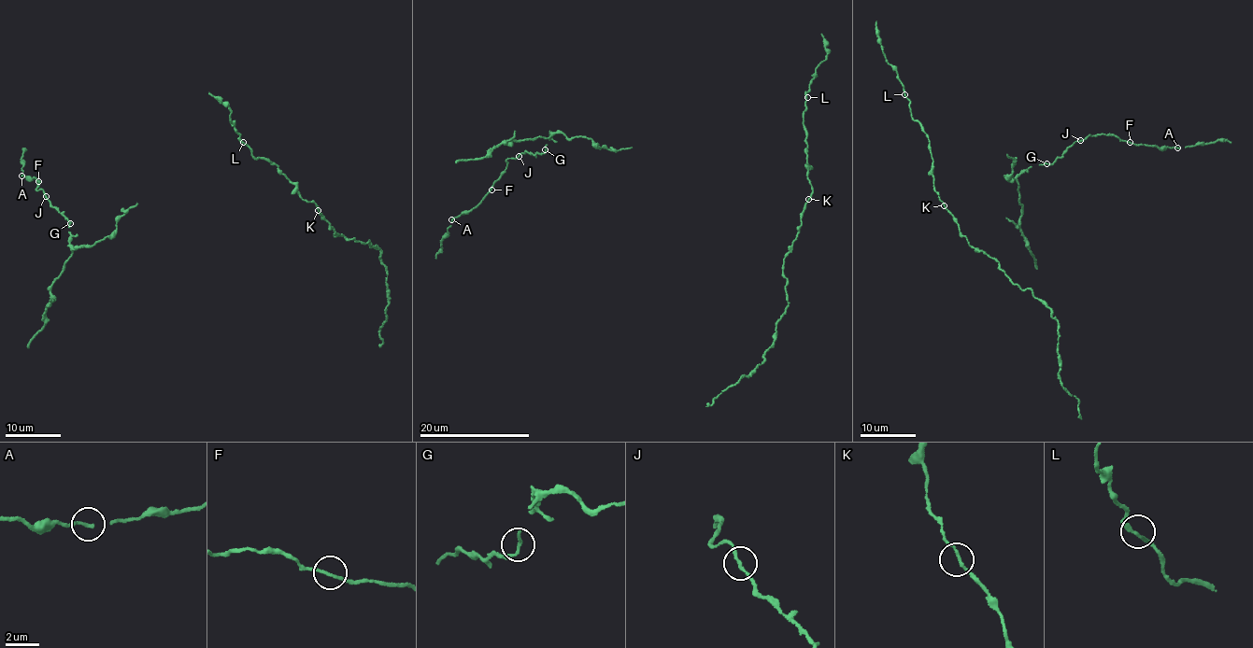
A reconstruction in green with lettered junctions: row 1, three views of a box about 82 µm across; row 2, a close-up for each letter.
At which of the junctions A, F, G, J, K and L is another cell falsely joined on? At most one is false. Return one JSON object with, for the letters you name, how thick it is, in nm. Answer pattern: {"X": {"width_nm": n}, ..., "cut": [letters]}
{"cut": []}

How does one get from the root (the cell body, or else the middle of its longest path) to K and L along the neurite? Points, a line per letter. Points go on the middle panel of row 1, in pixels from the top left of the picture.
K: (803, 125), (809, 168), (805, 175), (812, 192), (808, 199)
L: (803, 125), (807, 97)

